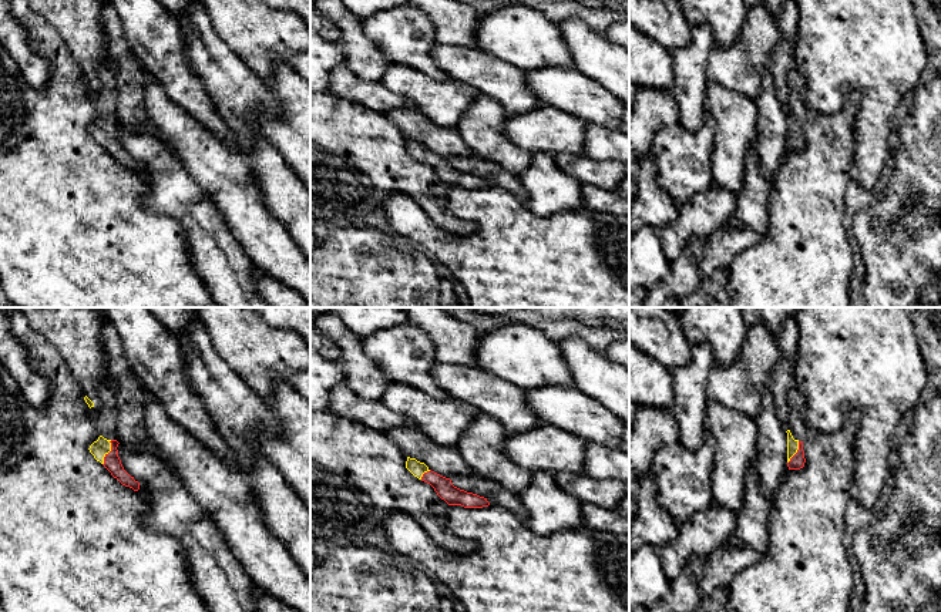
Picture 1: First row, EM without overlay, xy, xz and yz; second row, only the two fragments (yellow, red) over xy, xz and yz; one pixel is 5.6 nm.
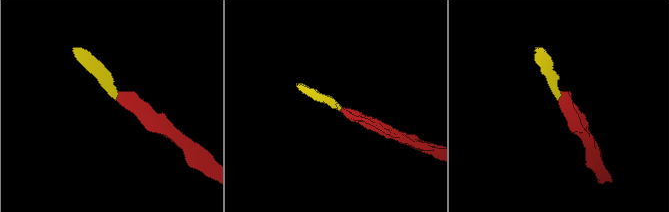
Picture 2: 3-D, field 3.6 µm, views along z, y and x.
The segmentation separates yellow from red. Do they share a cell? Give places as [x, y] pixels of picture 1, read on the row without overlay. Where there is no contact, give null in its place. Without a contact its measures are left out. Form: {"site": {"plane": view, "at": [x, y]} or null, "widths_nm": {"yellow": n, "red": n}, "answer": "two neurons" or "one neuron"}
{"site": {"plane": "xy", "at": [108, 133]}, "widths_nm": {"yellow": 100, "red": 100}, "answer": "one neuron"}

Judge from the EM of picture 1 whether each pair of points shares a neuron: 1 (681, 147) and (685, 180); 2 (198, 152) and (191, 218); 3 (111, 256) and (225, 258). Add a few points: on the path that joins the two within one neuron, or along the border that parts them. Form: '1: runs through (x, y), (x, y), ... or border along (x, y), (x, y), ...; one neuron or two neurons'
1: runs through (681, 155), (678, 158), (684, 164), (684, 171); one neuron
2: border along (175, 155), (187, 174), (217, 208); two neurons
3: border along (182, 225), (190, 262), (207, 288); two neurons

